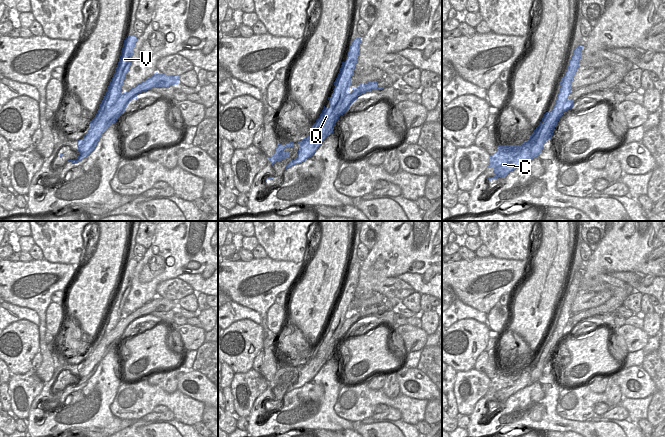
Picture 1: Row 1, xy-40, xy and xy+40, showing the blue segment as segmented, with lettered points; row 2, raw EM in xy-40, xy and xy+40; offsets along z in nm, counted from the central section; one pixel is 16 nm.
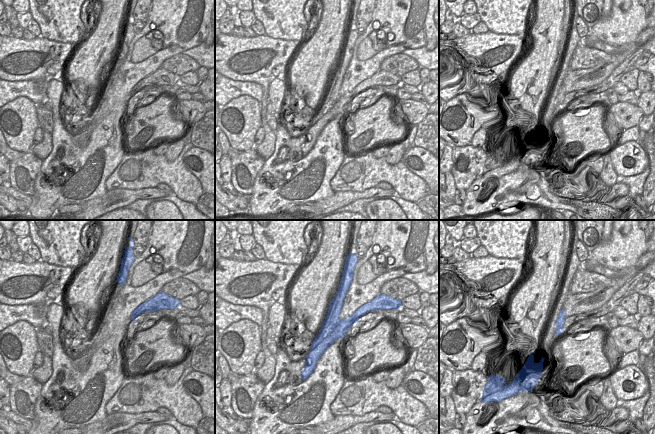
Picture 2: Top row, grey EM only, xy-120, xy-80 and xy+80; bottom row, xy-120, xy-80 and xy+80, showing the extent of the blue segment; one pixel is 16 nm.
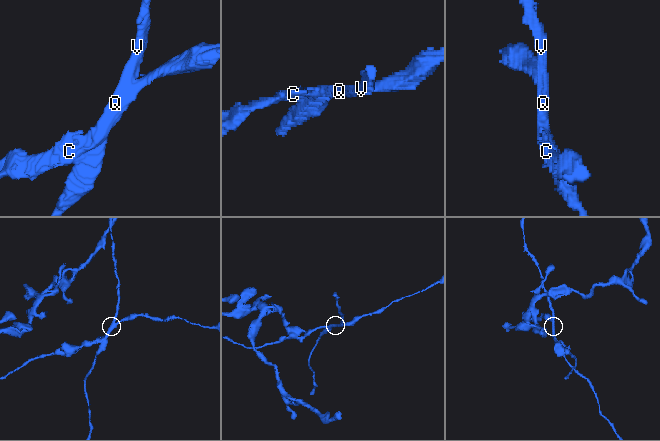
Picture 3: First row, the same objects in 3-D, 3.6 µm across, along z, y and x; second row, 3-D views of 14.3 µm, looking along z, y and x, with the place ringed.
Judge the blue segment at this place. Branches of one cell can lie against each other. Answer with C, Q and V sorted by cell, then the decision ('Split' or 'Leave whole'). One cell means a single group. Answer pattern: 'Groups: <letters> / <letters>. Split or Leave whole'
Groups: C / Q V. Split

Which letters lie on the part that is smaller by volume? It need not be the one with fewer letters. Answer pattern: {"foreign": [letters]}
{"foreign": ["Q", "V"]}

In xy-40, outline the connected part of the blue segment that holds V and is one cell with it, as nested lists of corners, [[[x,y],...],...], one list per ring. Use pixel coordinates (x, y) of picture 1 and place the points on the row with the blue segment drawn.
[[[130,35],[125,38],[118,65],[107,88],[106,94],[100,104],[100,108],[108,110],[121,96],[122,85],[131,66],[132,55],[134,53],[134,47],[137,39],[138,38],[135,35]]]

